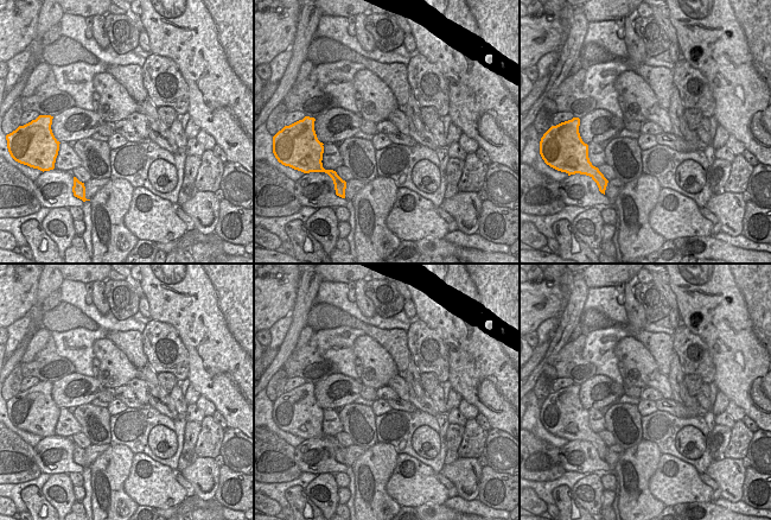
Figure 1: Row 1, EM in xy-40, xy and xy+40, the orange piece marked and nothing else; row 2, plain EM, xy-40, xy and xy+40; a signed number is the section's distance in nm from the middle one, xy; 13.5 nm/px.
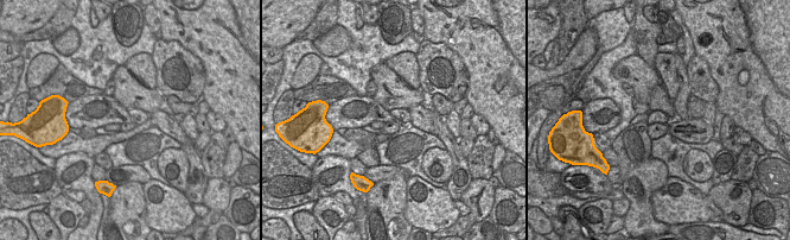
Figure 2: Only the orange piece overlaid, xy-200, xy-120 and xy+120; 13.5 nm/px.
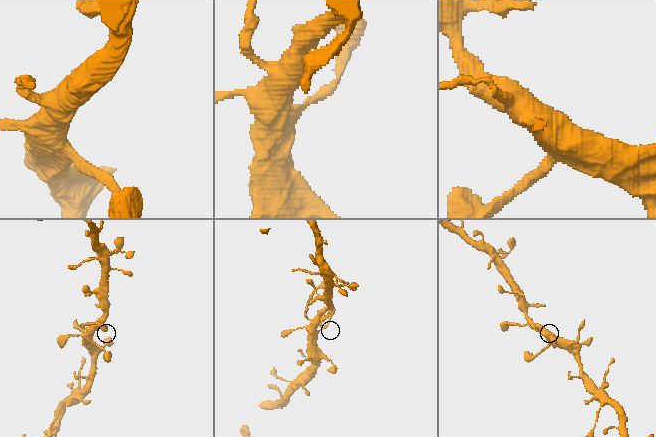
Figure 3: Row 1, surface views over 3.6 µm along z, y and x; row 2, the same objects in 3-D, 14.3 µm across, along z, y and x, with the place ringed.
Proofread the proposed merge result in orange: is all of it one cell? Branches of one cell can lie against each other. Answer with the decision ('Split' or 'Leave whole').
Leave whole.

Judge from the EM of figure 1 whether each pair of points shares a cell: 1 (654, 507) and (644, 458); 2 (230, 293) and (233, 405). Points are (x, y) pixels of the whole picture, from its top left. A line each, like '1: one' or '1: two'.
1: one
2: one

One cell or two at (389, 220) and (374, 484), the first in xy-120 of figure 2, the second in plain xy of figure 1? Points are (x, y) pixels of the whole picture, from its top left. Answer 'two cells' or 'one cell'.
one cell

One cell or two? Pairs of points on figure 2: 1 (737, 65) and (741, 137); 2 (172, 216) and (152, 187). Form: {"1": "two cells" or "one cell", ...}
{"1": "two cells", "2": "one cell"}

